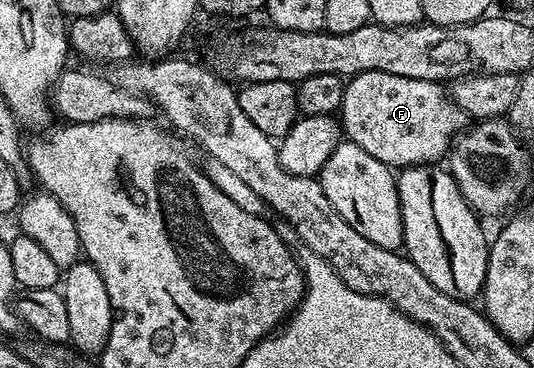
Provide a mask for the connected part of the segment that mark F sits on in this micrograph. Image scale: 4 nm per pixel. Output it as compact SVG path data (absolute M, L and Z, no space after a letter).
M367 70L347 79L338 121L343 137L358 144L358 148L370 152L374 160L382 160L382 164L389 168L407 168L439 163L447 155L457 135L469 125L470 119L462 112L462 108L458 108L449 91L439 82L410 80L406 76L394 76L390 72Z

